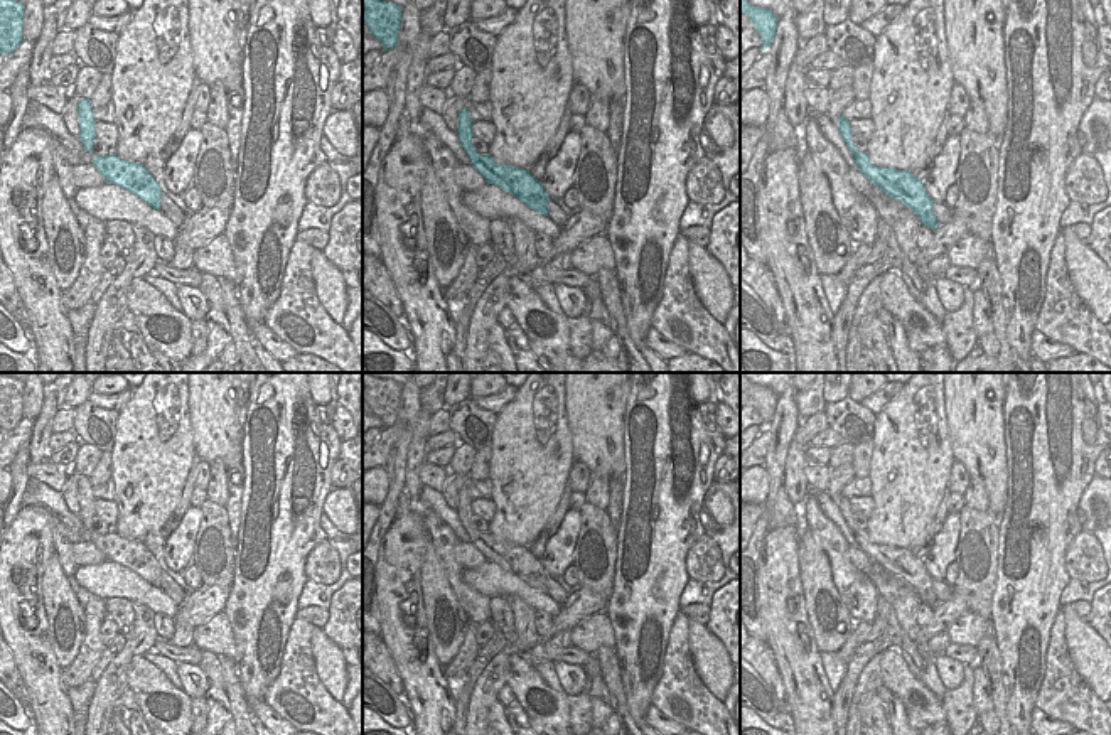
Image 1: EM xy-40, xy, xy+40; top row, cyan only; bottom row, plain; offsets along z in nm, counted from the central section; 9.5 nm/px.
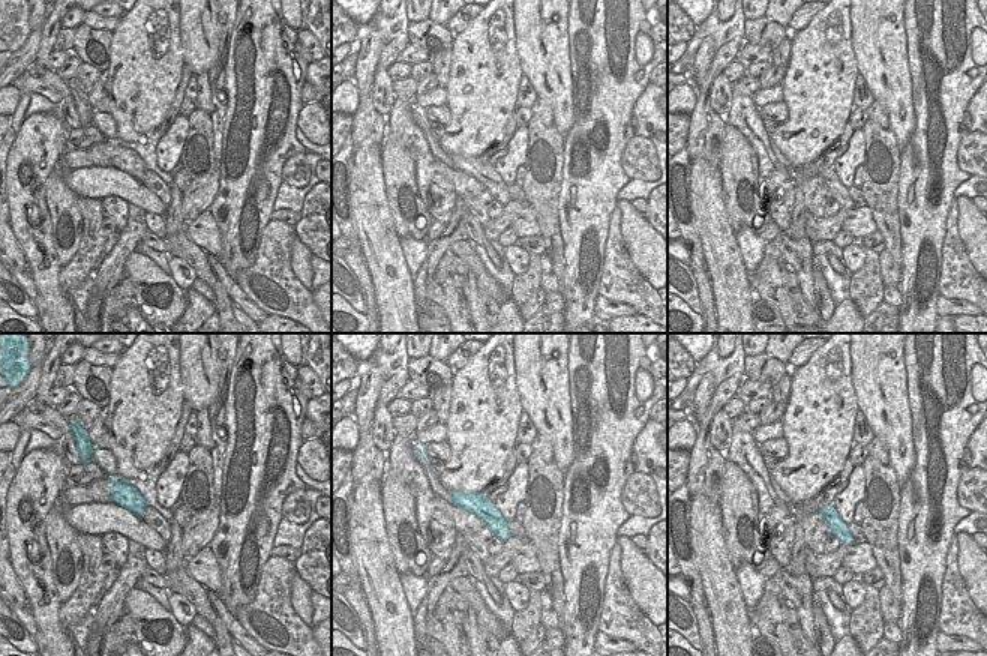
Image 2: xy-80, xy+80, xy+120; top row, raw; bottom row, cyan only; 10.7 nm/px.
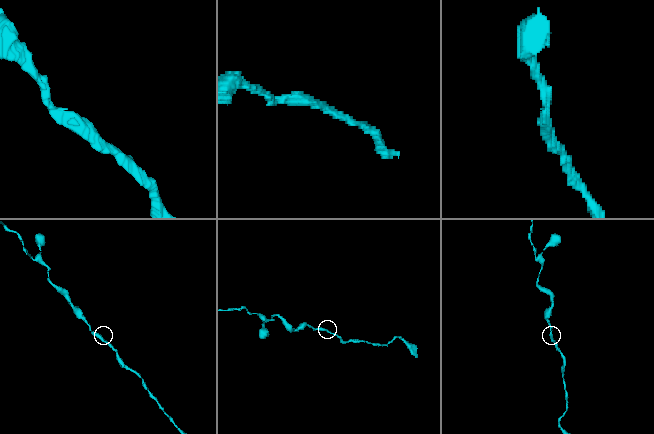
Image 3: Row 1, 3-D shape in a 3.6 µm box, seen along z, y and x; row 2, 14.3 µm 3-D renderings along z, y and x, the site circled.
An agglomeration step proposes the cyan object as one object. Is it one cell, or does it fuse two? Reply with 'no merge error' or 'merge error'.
no merge error

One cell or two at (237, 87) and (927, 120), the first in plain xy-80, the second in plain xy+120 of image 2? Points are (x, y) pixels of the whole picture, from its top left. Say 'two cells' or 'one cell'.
one cell

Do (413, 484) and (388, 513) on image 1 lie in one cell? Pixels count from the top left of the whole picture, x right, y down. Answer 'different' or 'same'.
different

